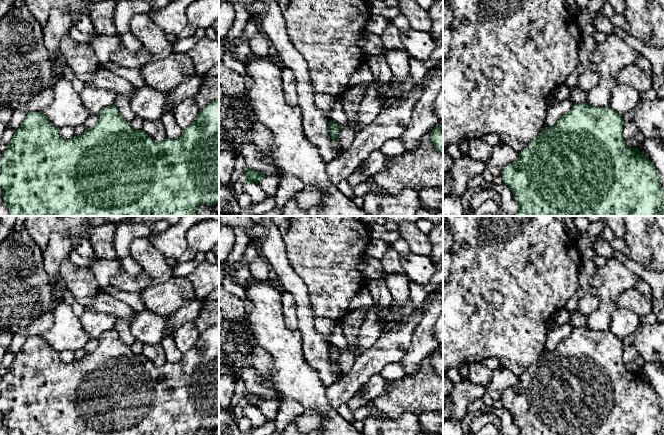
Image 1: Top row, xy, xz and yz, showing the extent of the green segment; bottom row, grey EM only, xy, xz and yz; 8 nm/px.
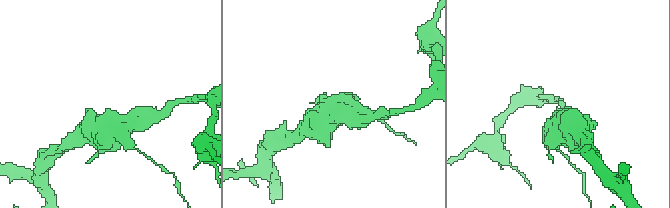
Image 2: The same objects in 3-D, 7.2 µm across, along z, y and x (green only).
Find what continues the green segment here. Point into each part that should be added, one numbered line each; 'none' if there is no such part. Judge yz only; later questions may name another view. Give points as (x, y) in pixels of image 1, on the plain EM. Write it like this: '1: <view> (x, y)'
none

